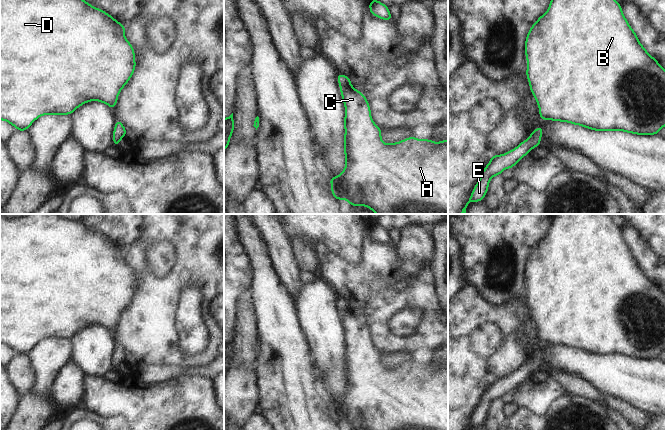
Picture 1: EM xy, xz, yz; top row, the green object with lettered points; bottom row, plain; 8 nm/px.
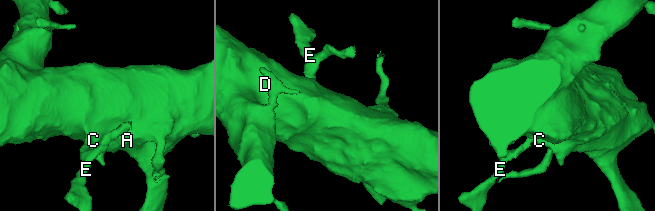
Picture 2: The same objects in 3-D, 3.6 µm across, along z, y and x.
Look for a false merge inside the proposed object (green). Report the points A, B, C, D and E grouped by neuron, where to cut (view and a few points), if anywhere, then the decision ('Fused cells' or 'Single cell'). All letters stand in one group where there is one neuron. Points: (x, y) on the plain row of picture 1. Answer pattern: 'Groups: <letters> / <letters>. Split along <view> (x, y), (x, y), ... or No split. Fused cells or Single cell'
Groups: A B C D E. No split. Single cell.

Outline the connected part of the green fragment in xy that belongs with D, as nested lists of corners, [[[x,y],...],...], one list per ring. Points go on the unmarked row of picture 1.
[[[0,214],[0,344],[8,346],[17,355],[27,355],[43,339],[71,339],[91,325],[102,326],[114,334],[119,317],[131,303],[135,292],[135,275],[125,261],[125,249],[102,233],[92,230],[81,221],[72,221],[58,214],[27,214],[18,219],[8,219]]]

